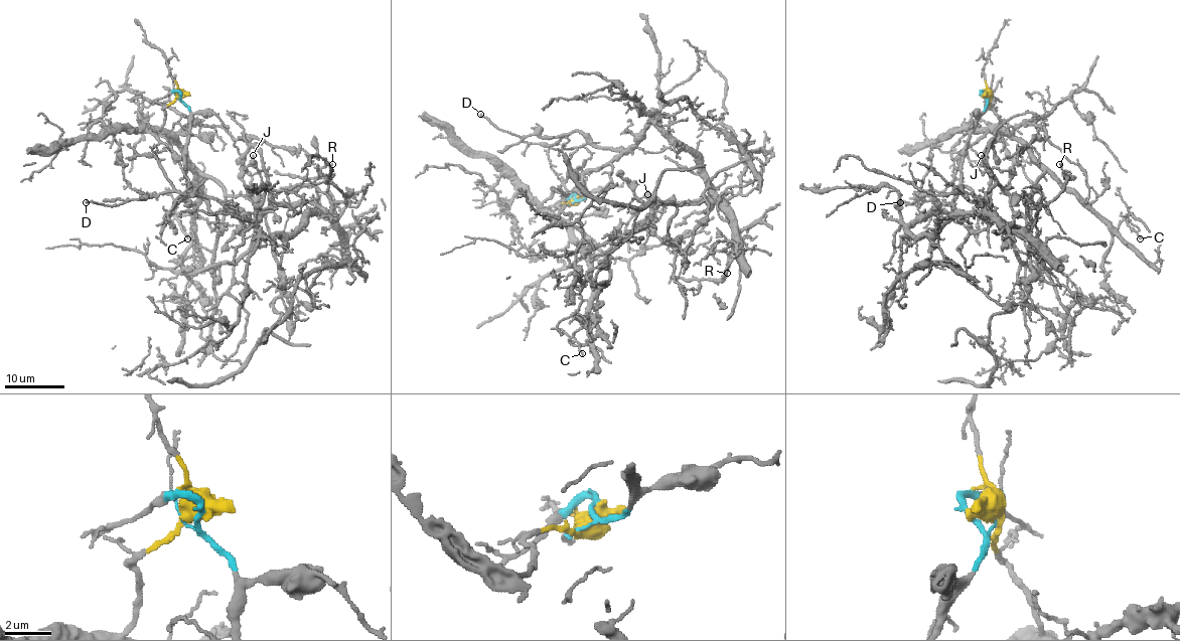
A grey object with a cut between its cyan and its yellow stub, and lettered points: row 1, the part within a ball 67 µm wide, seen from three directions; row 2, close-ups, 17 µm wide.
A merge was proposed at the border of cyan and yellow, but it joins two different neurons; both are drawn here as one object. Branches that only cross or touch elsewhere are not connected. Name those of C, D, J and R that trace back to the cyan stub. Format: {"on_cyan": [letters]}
{"on_cyan": ["D", "R"]}

